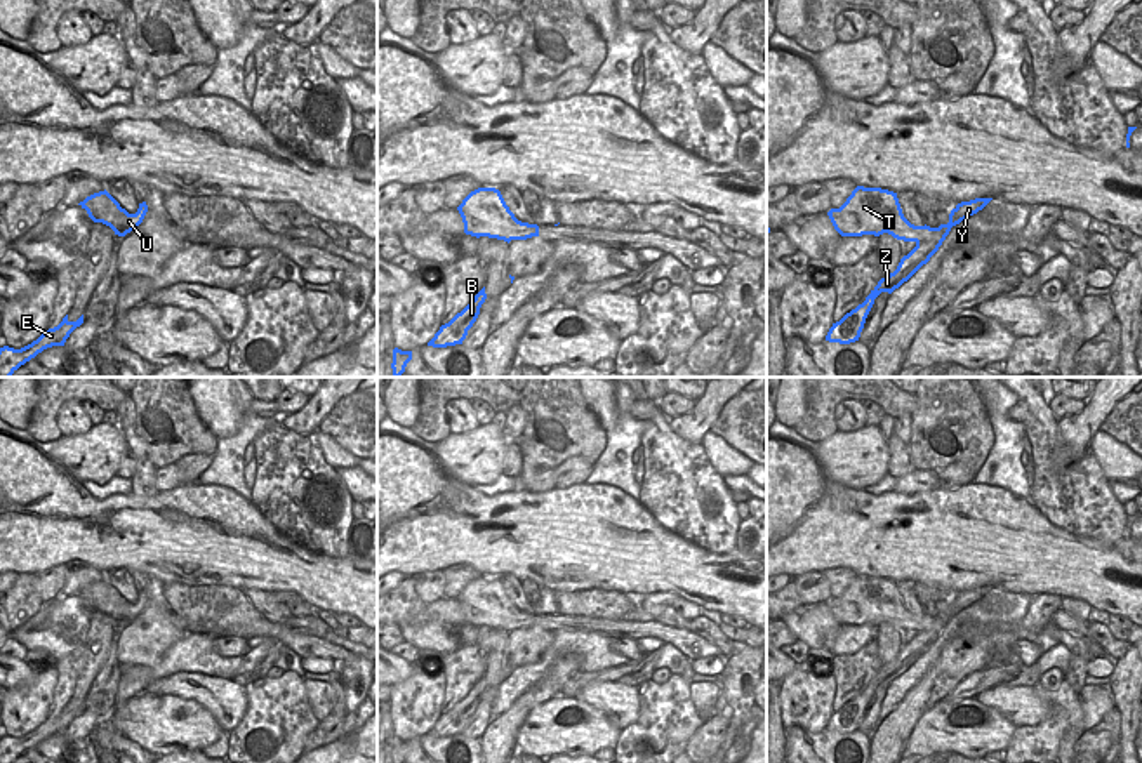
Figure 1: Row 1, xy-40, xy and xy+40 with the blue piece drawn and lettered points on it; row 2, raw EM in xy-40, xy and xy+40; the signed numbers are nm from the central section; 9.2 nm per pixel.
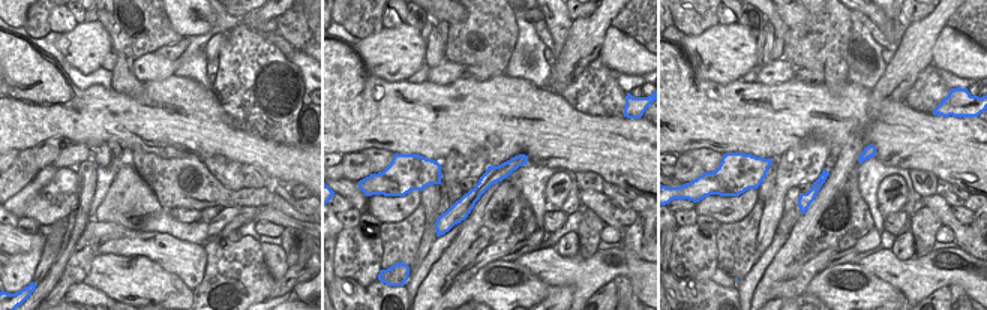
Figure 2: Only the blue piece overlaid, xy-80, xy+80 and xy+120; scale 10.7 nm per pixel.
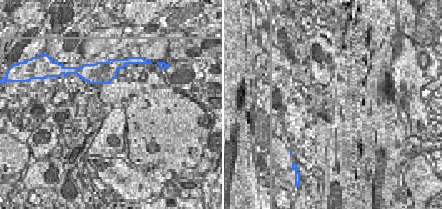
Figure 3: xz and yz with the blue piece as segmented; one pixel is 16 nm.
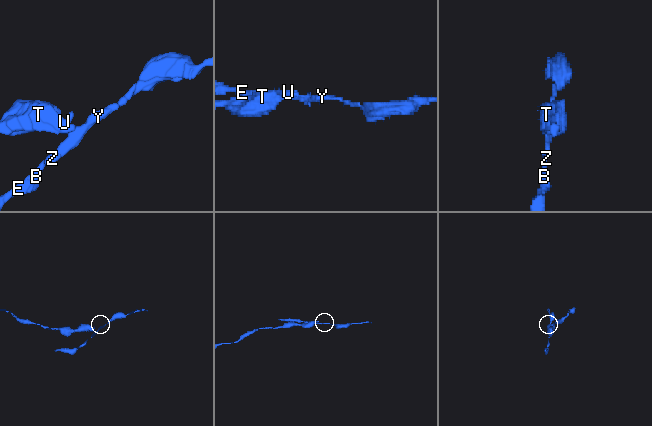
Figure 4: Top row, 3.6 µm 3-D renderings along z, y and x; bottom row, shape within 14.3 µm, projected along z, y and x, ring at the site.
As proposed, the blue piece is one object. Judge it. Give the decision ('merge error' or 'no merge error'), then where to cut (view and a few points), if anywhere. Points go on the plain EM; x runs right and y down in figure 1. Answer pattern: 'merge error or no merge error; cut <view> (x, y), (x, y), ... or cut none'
merge error; cut xy (536, 614), (531, 621), (513, 621), (508, 630)

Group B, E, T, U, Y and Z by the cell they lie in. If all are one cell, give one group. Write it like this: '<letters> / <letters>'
B E Y Z / T U

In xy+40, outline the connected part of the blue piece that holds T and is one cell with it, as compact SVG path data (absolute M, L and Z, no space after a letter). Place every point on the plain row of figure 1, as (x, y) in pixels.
M857 575L840 598L827 601L841 626L883 622L899 629L902 620L923 622L925 615L911 614L900 598L897 582L881 577Z

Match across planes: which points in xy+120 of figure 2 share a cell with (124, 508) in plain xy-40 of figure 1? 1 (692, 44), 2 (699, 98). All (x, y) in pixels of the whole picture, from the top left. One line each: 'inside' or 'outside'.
1: outside
2: inside

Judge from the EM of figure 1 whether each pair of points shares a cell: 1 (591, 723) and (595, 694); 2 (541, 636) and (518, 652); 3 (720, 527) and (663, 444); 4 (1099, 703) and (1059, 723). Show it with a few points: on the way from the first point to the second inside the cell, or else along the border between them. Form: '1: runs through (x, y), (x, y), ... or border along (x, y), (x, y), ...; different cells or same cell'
1: border along (574, 697), (597, 708), (621, 730); different cells
2: runs through (536, 640), (524, 647); same cell
3: runs through (701, 511), (682, 490), (682, 477), (673, 466); same cell
4: border along (1082, 703), (1082, 718), (1066, 730), (1057, 744); different cells

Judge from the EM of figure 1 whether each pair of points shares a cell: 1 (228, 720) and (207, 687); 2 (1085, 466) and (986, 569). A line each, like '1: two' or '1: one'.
1: one
2: two

